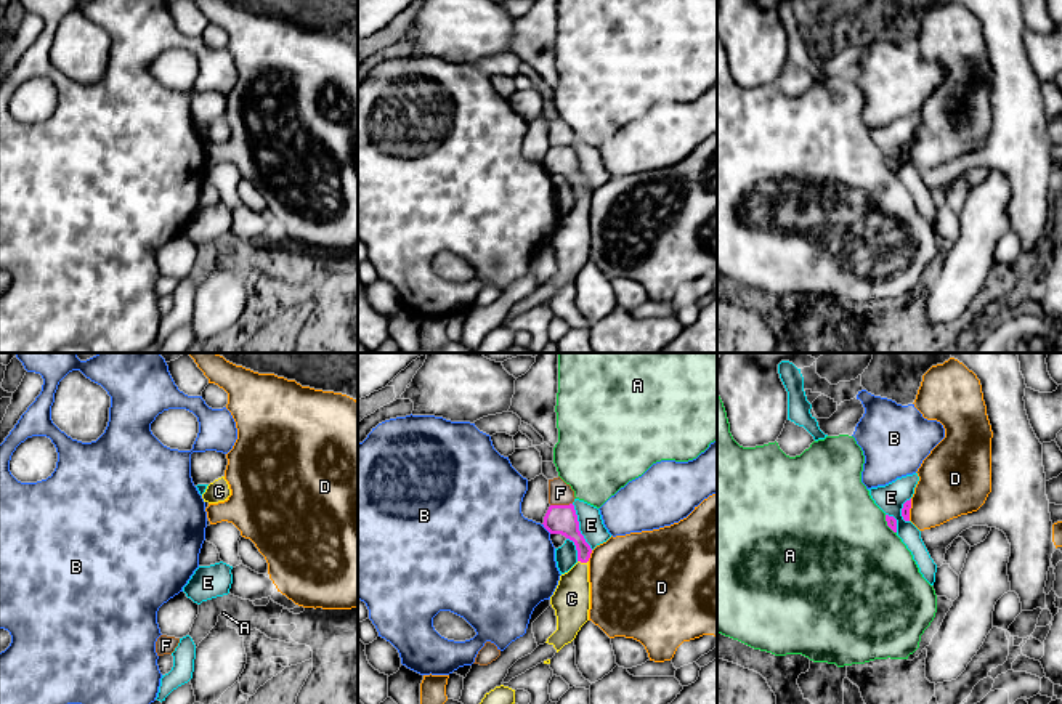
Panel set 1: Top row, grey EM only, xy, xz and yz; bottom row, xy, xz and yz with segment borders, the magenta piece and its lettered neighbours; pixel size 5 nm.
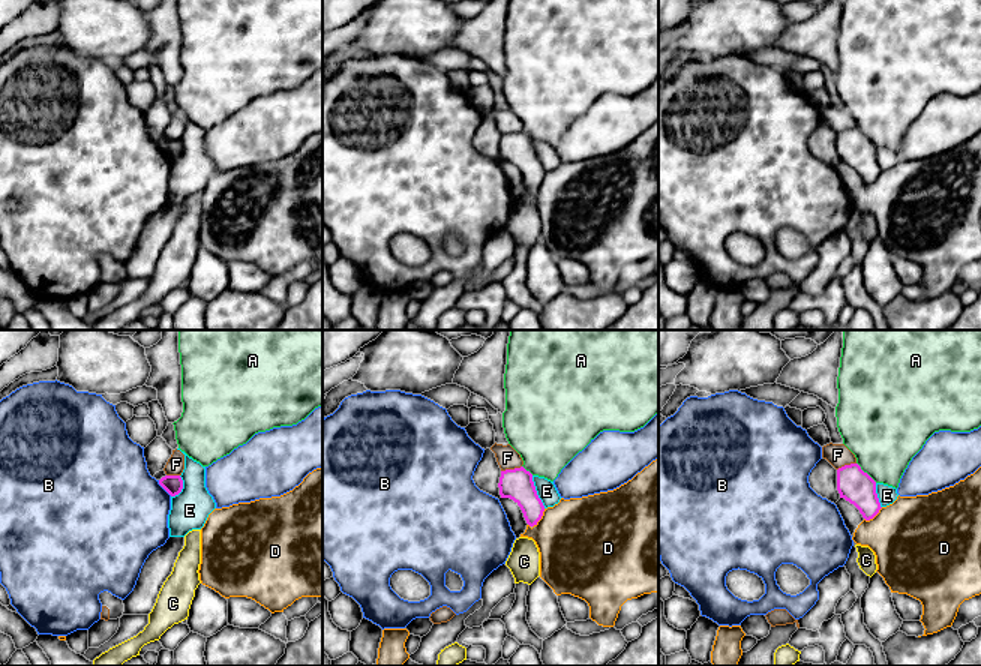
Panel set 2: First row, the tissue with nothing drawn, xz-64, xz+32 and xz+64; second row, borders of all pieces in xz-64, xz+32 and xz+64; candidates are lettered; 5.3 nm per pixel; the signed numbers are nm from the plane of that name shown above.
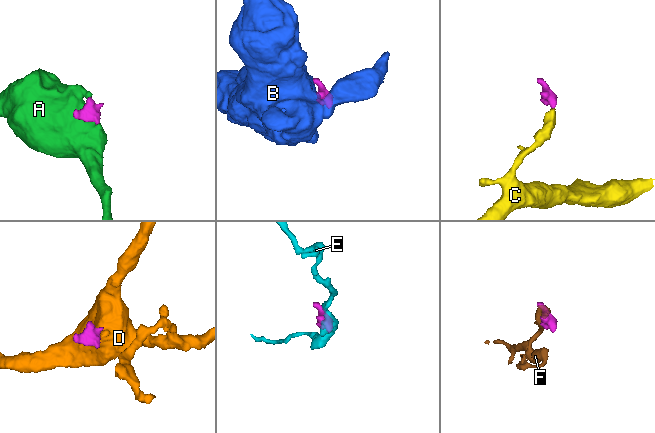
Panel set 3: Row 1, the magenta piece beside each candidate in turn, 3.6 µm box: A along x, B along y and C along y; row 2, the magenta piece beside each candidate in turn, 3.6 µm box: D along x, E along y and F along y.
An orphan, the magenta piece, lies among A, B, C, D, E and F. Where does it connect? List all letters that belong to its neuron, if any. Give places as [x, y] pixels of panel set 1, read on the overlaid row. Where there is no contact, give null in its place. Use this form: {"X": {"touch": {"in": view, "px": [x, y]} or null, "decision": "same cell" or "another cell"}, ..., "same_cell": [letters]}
{"A": {"touch": {"in": "yz", "px": [887, 525]}, "decision": "another cell"}, "B": {"touch": {"in": "xz", "px": [546, 528]}, "decision": "another cell"}, "C": {"touch": {"in": "xz", "px": [583, 562]}, "decision": "same cell"}, "D": {"touch": {"in": "xz", "px": [589, 555]}, "decision": "another cell"}, "E": {"touch": {"in": "xz", "px": [578, 526]}, "decision": "another cell"}, "F": {"touch": {"in": "xz", "px": [560, 505]}, "decision": "another cell"}, "same_cell": ["C"]}

